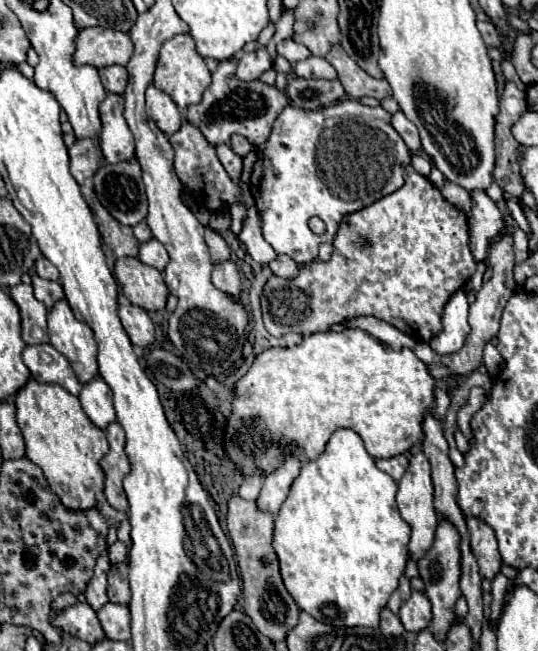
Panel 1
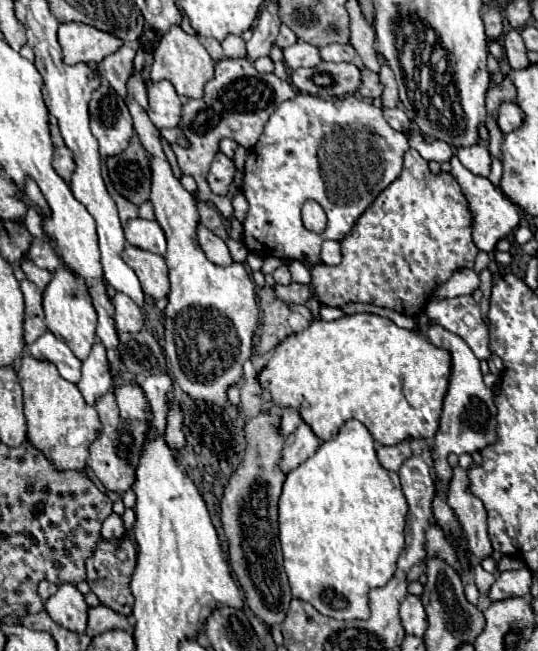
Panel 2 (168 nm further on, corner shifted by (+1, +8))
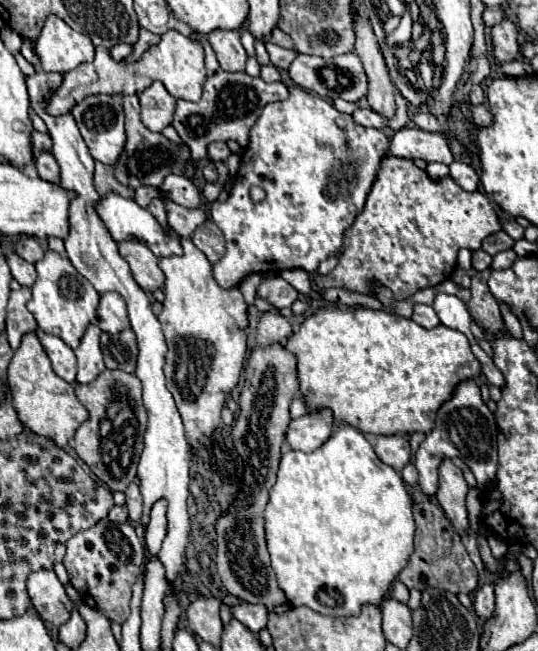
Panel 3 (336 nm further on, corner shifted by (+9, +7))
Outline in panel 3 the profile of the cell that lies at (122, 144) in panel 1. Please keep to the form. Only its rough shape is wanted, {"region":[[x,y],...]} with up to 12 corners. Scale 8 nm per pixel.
{"region":[[88,95],[72,115],[90,155],[114,165],[124,149],[120,95]]}

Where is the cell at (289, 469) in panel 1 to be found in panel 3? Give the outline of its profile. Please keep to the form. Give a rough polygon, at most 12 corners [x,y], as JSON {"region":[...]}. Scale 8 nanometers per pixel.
{"region":[[322,409],[292,419],[286,439],[294,451],[318,449],[334,431]]}

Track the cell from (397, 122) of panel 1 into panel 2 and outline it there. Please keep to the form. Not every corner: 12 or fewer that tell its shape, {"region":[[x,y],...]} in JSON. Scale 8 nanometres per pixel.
{"region":[[382,108],[386,122],[400,132],[410,130],[402,108]]}

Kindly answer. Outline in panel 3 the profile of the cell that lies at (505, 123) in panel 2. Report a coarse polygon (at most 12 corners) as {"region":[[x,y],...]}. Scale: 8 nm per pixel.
{"region":[[486,105],[472,107],[474,123],[490,127],[494,115]]}

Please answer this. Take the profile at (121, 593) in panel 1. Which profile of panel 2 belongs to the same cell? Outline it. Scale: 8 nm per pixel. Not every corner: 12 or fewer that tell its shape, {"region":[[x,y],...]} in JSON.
{"region":[[98,540],[86,560],[86,582],[98,600],[132,614],[130,578],[136,546]]}

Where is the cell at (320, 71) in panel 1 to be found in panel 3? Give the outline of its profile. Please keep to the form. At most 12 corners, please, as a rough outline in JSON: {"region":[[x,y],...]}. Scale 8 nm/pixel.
{"region":[[266,43],[272,65],[288,69],[298,55],[294,49],[284,49]]}

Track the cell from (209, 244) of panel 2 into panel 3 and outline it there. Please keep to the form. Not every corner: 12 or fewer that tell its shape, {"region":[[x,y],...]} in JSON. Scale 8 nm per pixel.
{"region":[[168,201],[168,223],[180,237],[192,237],[206,221],[202,209]]}

